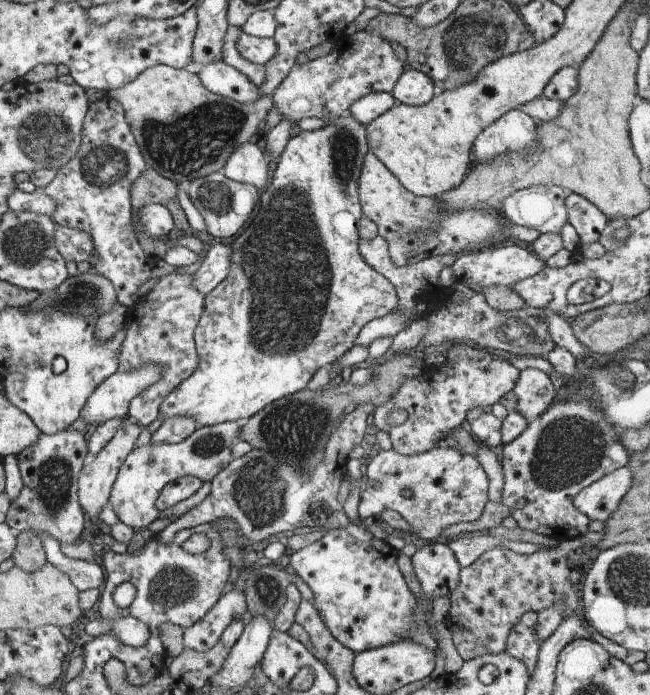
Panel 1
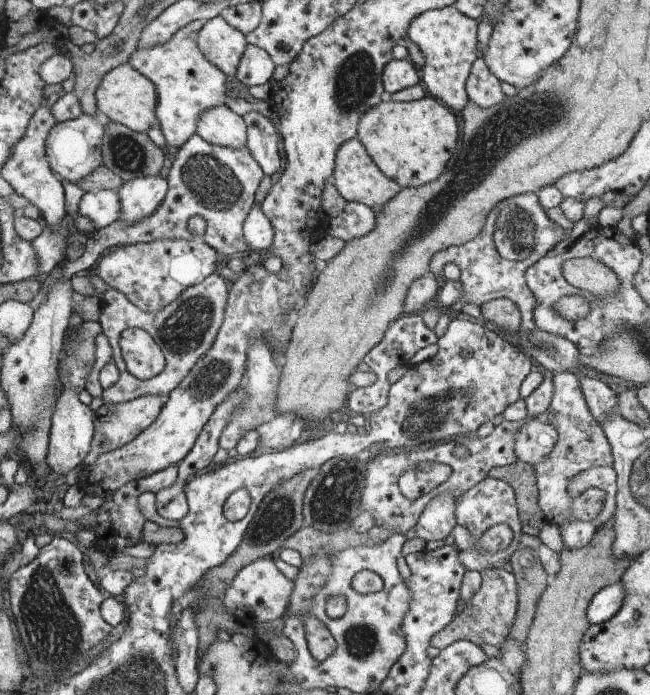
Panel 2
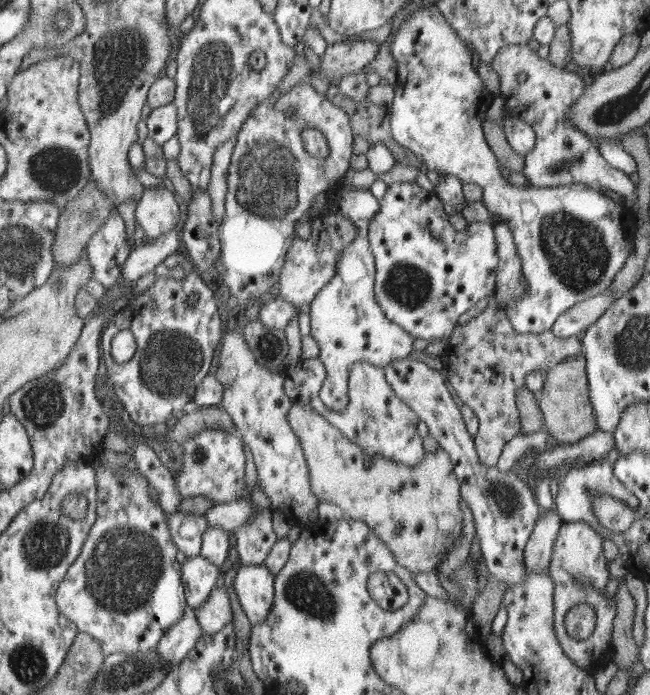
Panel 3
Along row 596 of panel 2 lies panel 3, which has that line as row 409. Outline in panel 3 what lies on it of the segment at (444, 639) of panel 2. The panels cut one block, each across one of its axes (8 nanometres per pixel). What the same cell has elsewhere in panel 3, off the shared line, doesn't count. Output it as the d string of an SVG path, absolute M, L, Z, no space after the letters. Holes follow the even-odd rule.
M495 303L488 304L481 313L455 328L442 355L447 360L448 382L456 390L462 404L467 404L479 417L479 429L473 439L480 464L487 466L487 468L496 467L504 445L519 432L522 432L522 421L518 409L518 392L526 386L527 376L536 371L545 374L554 364L561 363L564 358L581 353L583 354L583 346L580 346L576 335L560 339L554 337L551 331L538 334L516 332L507 312Z

